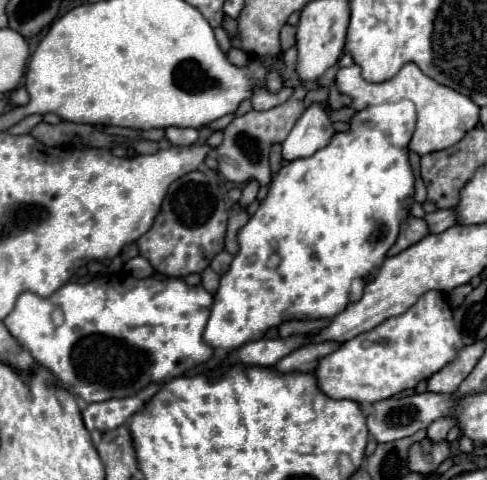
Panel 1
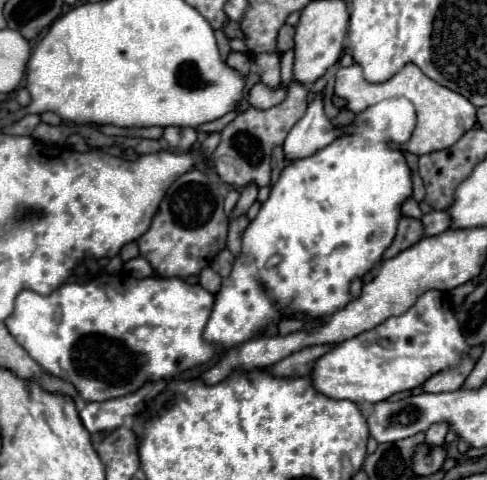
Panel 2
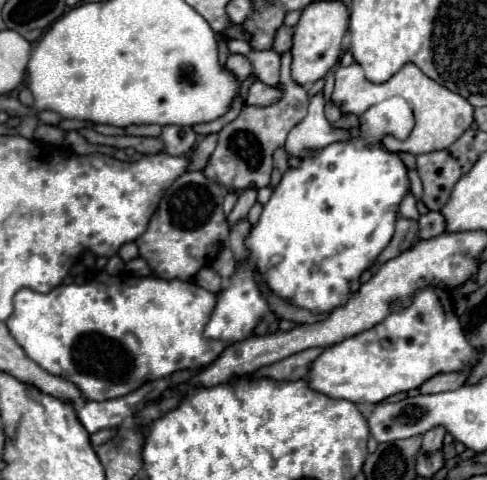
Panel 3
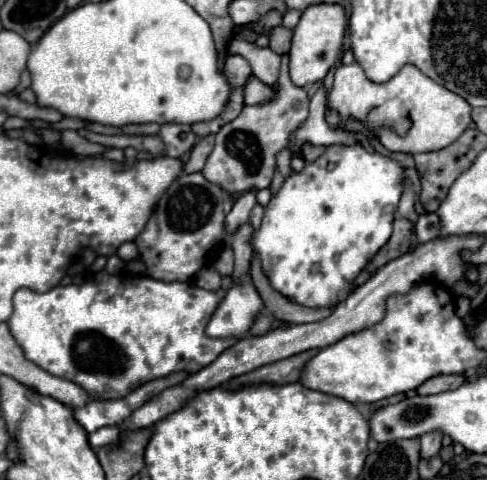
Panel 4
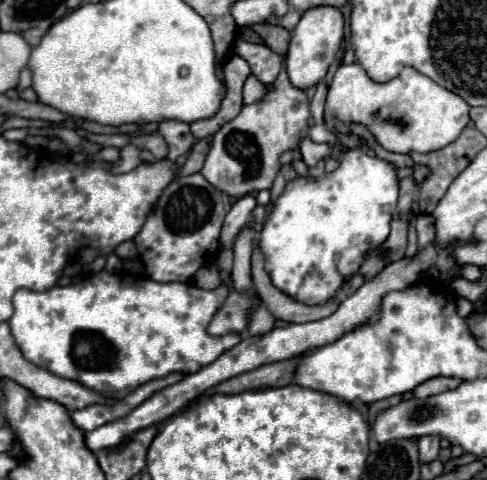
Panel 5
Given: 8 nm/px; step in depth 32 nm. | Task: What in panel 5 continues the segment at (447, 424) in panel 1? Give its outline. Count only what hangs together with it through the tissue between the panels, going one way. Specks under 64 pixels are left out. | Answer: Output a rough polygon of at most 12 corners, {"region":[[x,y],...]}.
{"region":[[422,436],[420,462],[432,462],[440,452],[440,436]]}

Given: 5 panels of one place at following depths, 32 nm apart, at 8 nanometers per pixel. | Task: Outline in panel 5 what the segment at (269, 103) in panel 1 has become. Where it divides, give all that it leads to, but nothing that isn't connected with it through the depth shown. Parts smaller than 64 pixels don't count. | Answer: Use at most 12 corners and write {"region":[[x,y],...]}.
{"region":[[254,78],[244,84],[244,104],[254,104],[268,88]]}

